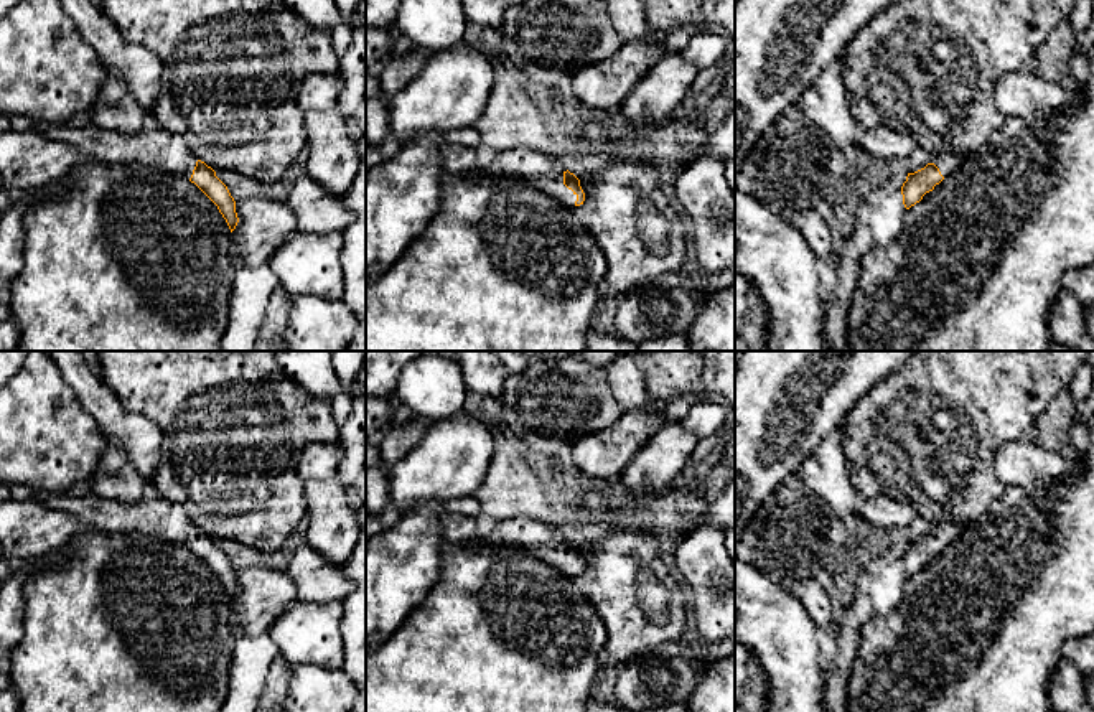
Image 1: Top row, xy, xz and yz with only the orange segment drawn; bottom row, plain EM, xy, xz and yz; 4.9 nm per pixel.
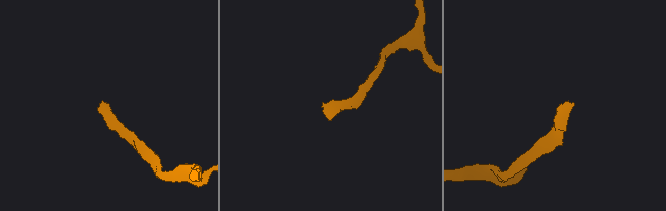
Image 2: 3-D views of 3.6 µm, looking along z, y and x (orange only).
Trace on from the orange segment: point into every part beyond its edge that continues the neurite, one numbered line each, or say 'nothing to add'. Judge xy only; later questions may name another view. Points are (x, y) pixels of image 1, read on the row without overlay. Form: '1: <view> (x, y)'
1: xy (157, 516)

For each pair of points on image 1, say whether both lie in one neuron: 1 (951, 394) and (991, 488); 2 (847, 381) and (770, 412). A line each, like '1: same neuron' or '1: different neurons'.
1: same neuron
2: same neuron

